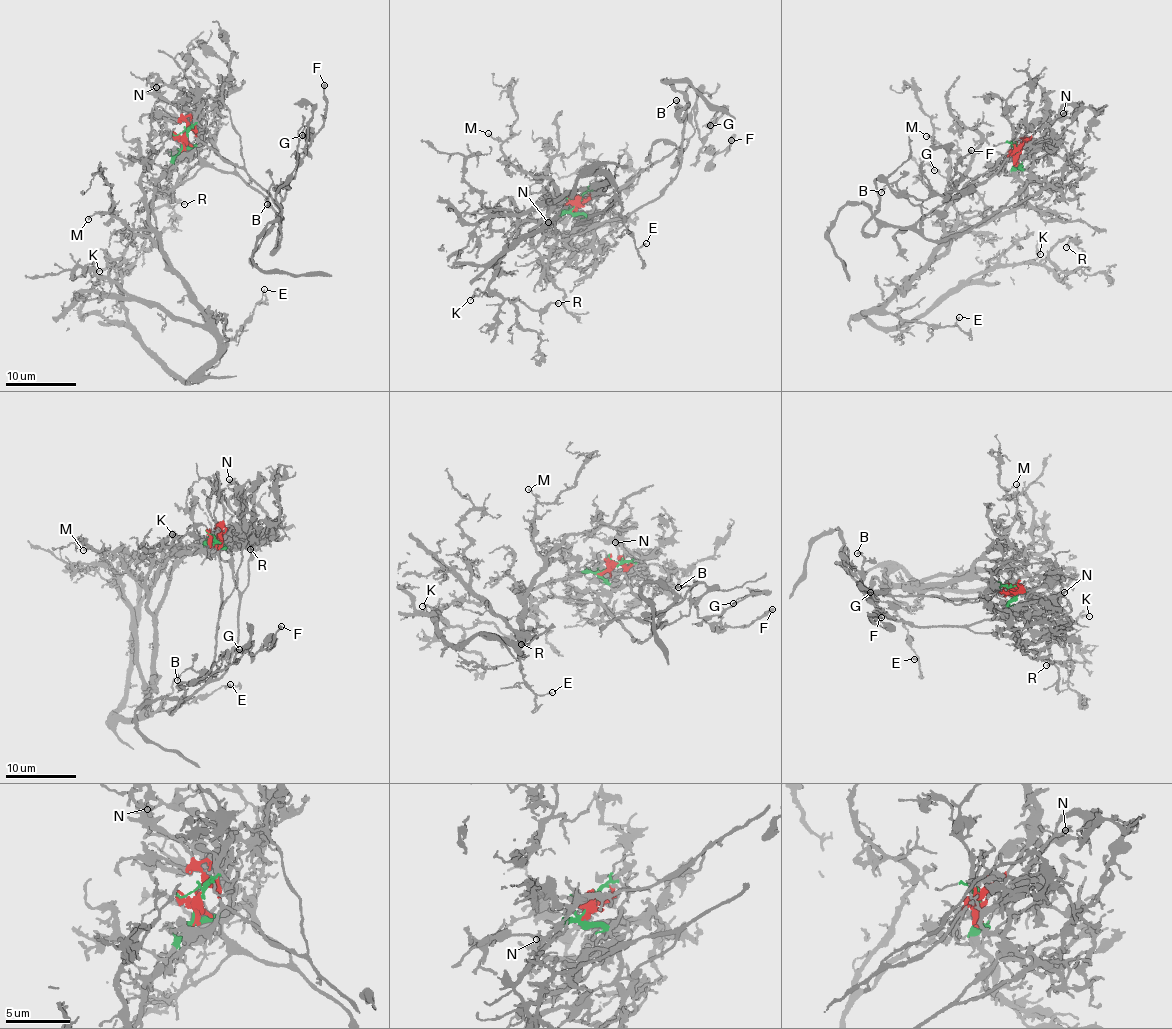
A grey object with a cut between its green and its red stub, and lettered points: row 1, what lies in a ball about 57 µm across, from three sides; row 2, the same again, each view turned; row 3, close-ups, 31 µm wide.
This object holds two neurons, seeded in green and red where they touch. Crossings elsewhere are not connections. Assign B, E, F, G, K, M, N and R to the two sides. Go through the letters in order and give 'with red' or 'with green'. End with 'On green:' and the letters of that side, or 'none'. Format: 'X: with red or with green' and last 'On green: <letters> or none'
B: with red
E: with green
F: with red
G: with red
K: with green
M: with green
N: with red
R: with green
On green: E, K, M, R

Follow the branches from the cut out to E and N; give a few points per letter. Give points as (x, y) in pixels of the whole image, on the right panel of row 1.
E: (1016, 154), (1025, 203), (948, 235), (885, 308), (901, 320), (939, 327), (956, 325), (958, 316)
N: (1016, 154), (1038, 129), (1046, 130), (1064, 113)

